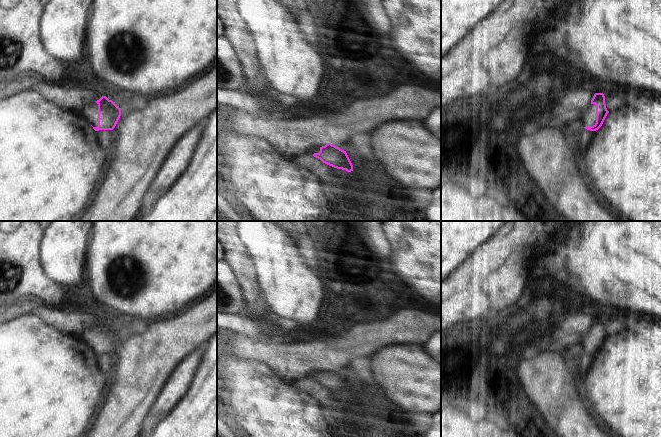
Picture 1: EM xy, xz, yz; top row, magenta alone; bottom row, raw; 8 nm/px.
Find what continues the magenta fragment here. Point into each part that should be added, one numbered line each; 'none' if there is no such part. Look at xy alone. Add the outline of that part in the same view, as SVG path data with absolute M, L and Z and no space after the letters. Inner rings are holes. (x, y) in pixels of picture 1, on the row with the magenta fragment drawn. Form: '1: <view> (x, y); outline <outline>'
none

